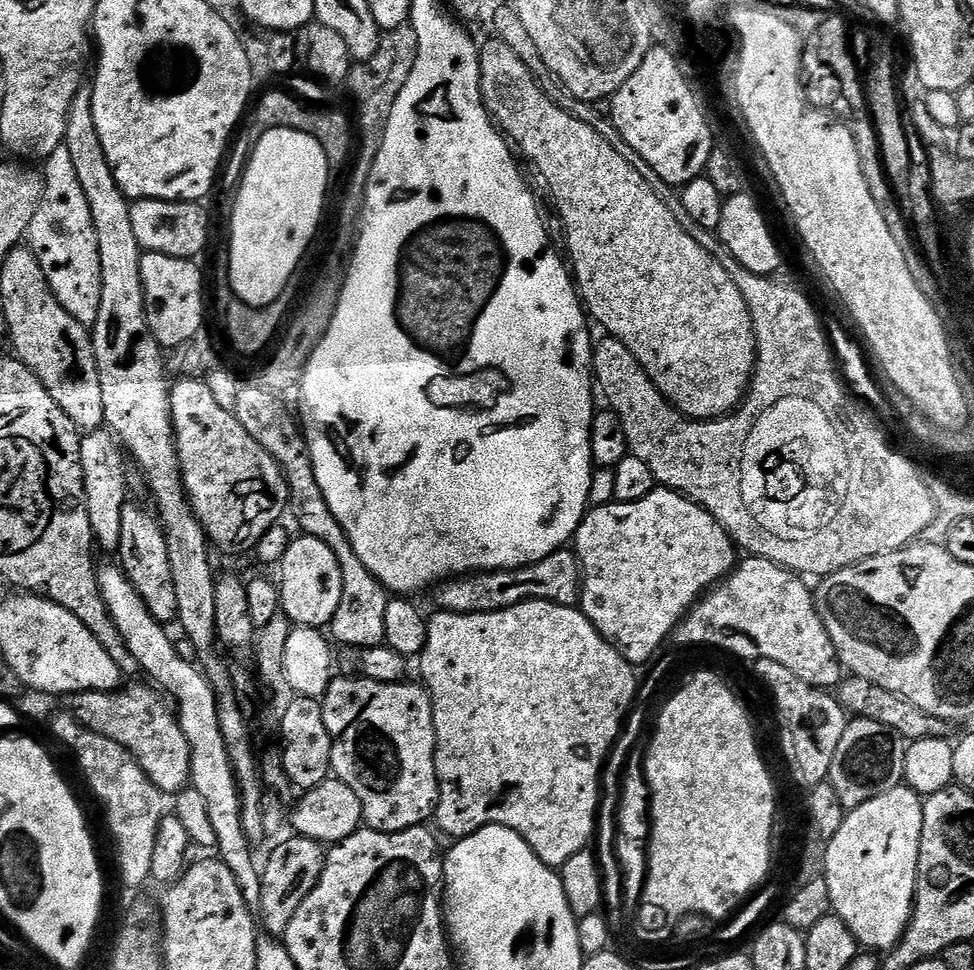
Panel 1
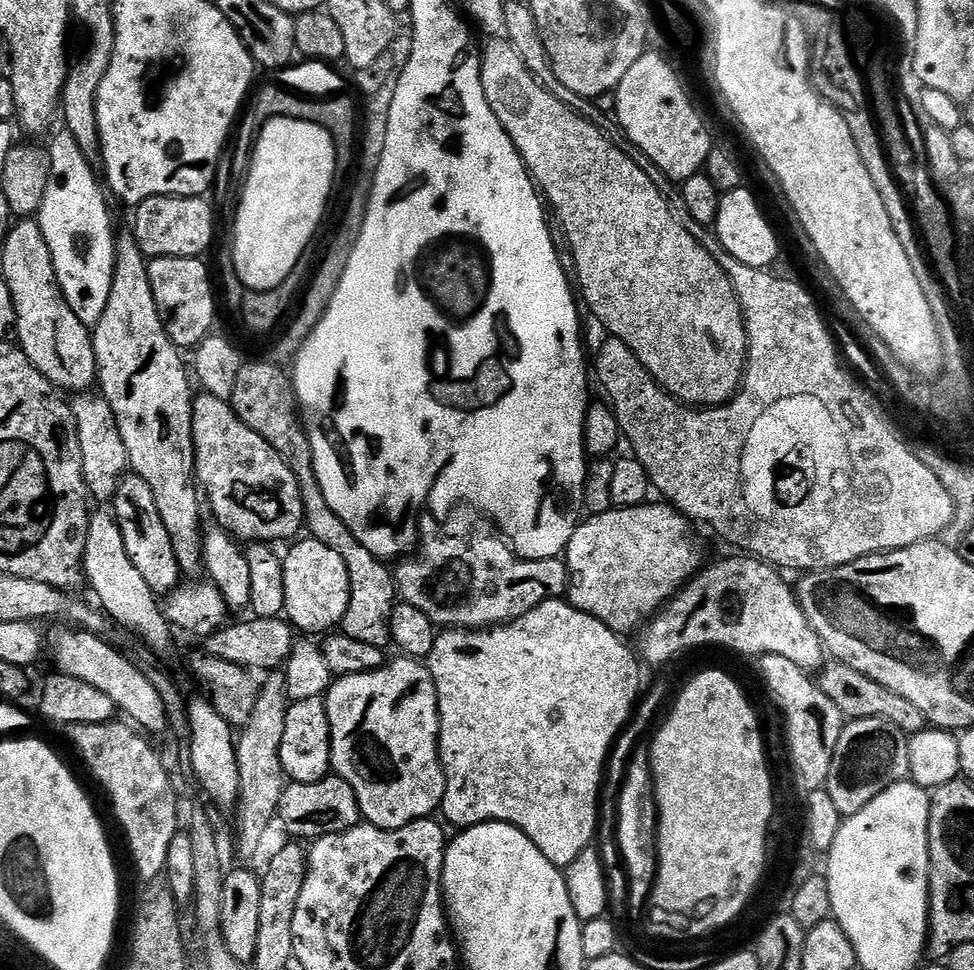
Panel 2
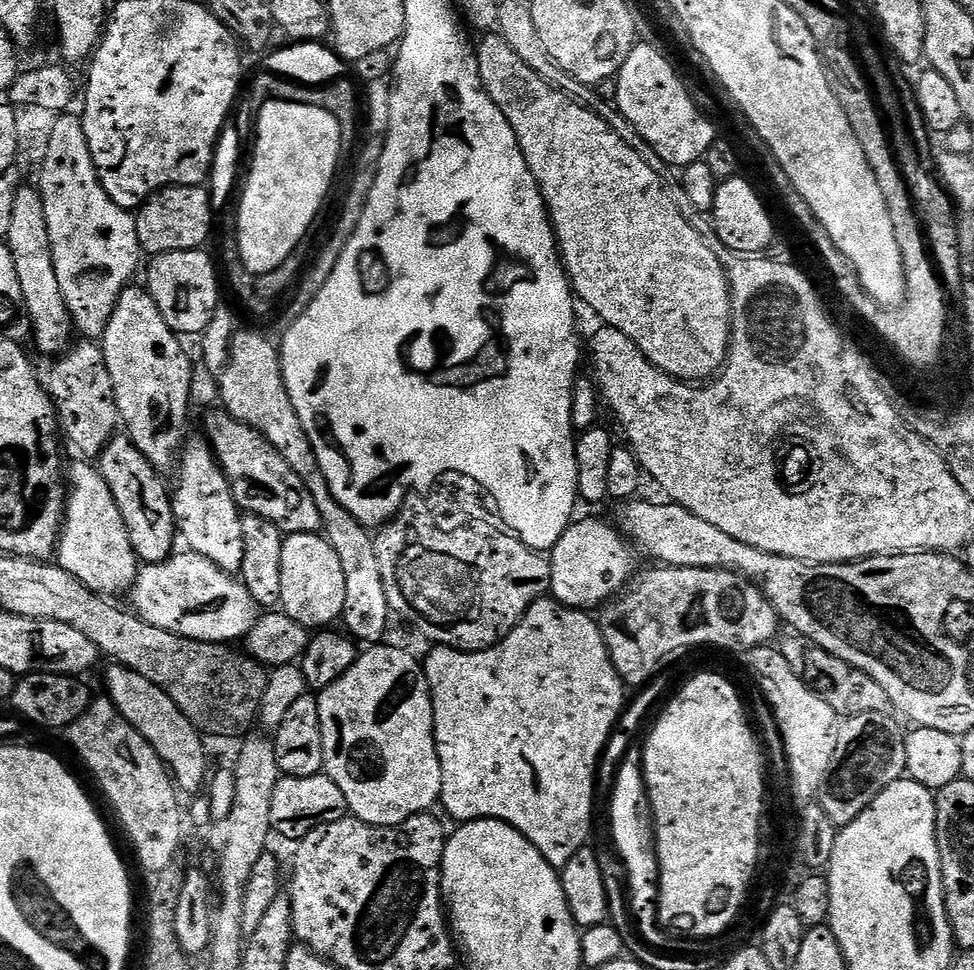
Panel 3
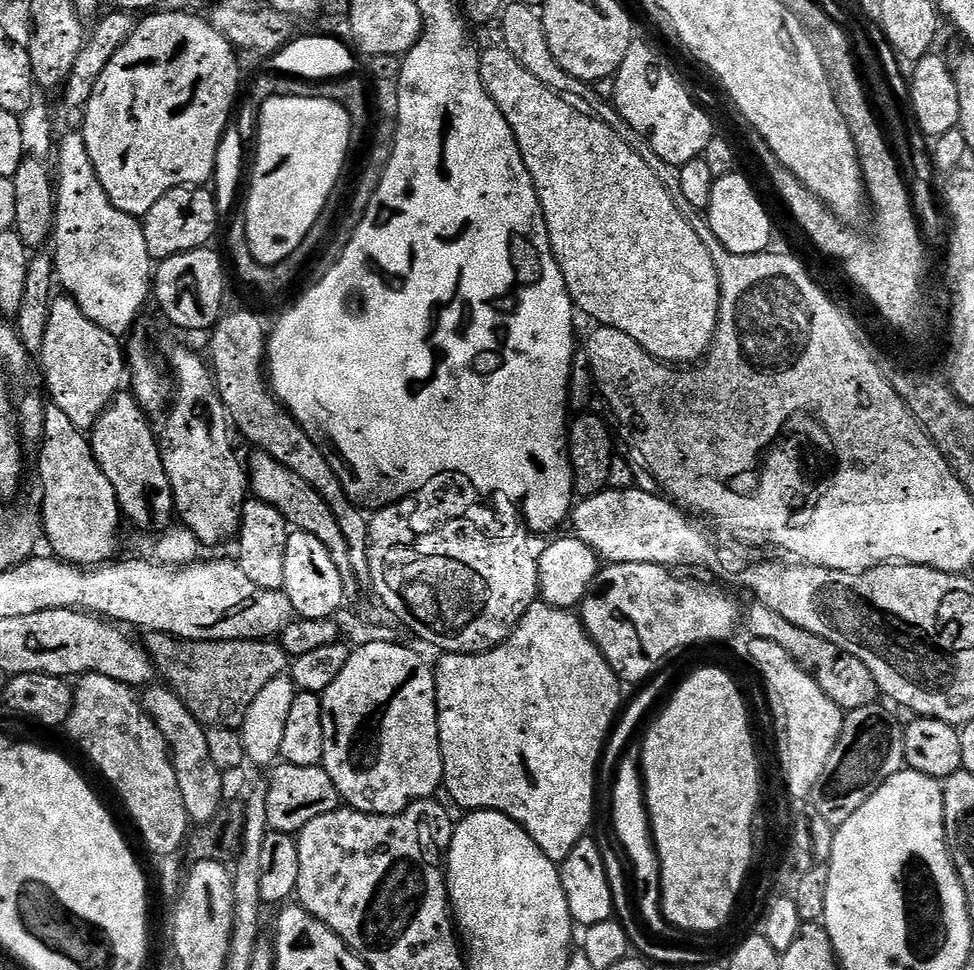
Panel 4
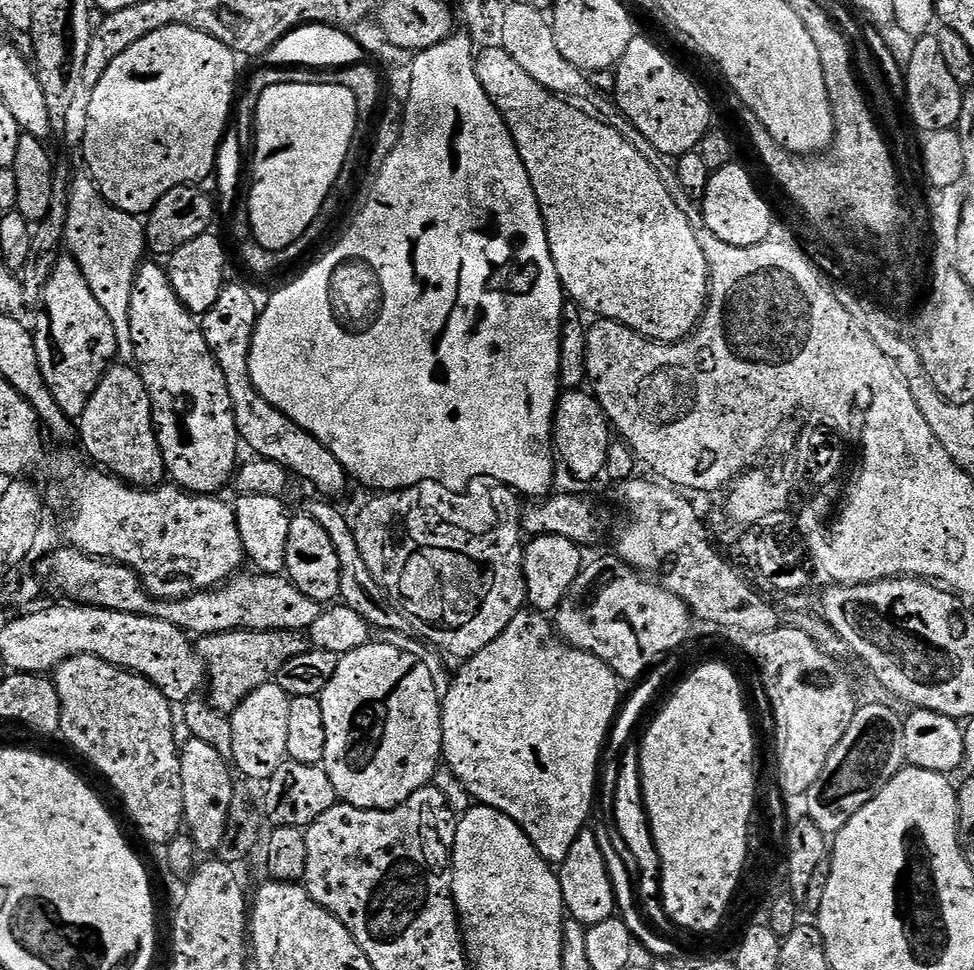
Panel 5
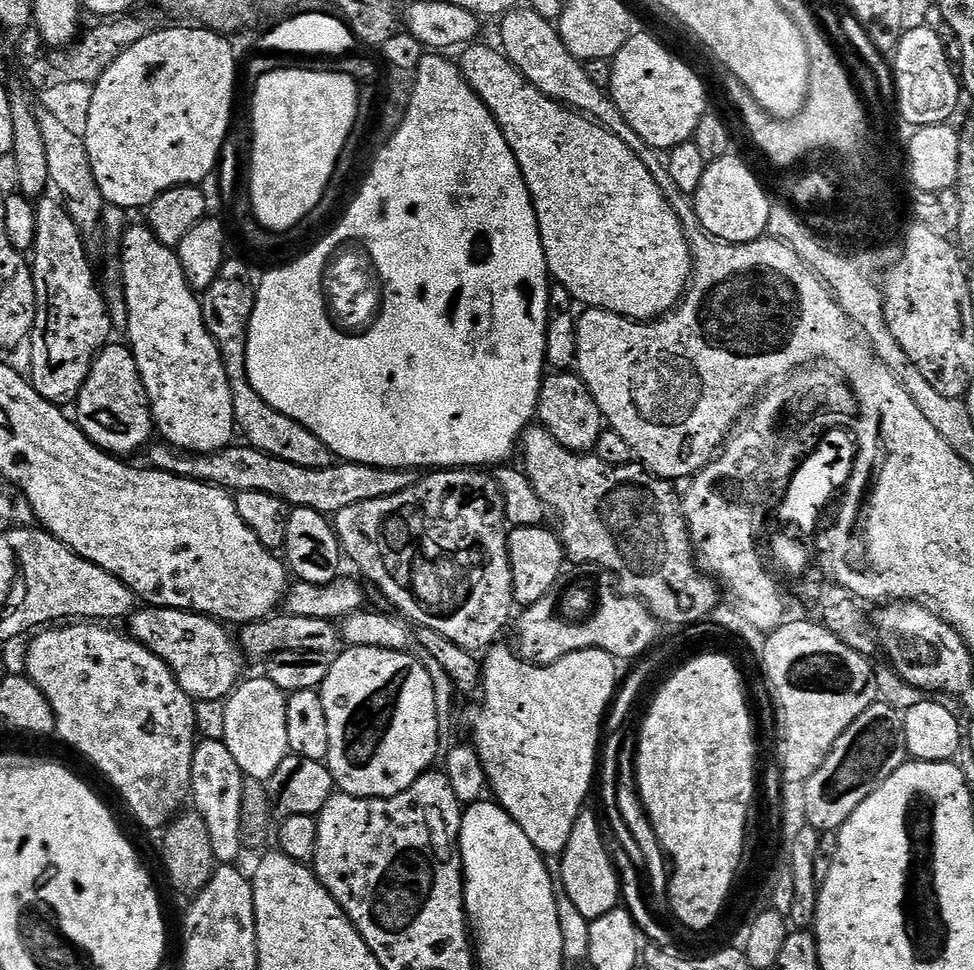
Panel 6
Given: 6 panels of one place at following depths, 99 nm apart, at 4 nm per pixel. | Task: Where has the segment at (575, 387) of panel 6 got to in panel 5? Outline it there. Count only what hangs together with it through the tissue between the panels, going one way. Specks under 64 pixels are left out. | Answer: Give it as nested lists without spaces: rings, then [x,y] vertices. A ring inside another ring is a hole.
[[[568,390],[556,401],[556,416],[552,419],[552,442],[559,463],[568,467],[576,480],[596,480],[604,476],[606,454],[614,443],[614,432],[608,415],[588,390]]]

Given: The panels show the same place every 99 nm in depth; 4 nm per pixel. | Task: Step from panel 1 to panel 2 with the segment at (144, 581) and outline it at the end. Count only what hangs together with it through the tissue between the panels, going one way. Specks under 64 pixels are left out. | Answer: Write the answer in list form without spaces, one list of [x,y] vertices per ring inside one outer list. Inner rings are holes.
[[[134,471],[122,475],[120,485],[116,487],[115,504],[116,524],[122,530],[122,542],[126,542],[126,554],[130,554],[130,562],[134,562],[138,574],[142,574],[143,581],[153,593],[171,592],[181,581],[182,573],[174,558],[174,546],[170,546],[170,530],[166,530],[158,514],[158,505],[154,502],[154,493],[149,483]]]

